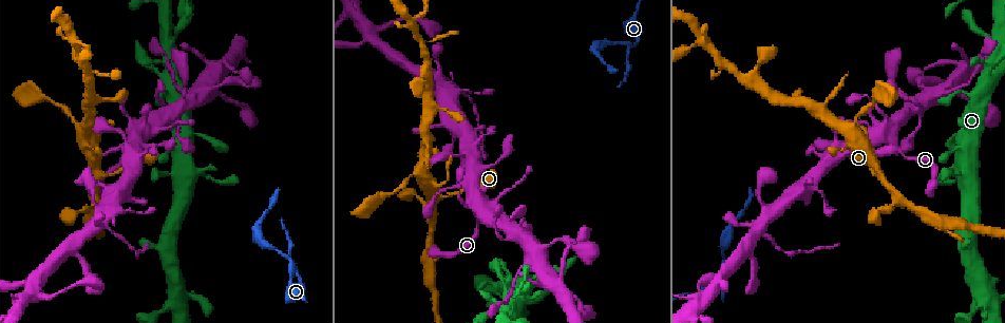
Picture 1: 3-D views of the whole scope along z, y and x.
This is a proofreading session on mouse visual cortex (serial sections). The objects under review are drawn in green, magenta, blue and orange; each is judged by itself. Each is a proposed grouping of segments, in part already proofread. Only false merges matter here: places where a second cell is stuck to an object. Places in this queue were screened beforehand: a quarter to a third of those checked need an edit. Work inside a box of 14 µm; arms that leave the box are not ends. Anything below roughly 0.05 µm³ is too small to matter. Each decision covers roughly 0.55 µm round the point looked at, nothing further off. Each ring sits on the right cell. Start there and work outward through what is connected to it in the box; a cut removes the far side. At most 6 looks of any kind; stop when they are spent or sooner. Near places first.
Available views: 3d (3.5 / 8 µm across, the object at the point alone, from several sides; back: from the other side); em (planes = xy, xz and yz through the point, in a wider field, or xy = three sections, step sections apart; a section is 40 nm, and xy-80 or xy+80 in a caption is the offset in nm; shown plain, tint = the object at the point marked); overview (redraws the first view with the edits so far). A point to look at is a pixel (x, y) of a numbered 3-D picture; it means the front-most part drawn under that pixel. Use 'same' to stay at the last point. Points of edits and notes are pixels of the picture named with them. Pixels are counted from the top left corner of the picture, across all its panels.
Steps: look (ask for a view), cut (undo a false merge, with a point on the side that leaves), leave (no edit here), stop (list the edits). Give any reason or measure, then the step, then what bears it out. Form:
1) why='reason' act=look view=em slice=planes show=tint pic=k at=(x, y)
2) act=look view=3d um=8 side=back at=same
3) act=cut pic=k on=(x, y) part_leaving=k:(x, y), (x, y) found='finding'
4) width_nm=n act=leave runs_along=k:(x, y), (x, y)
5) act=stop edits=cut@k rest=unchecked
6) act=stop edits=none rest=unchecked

why='branch point' act=look view=3d um=3.5 pic=1 at=(289, 264)

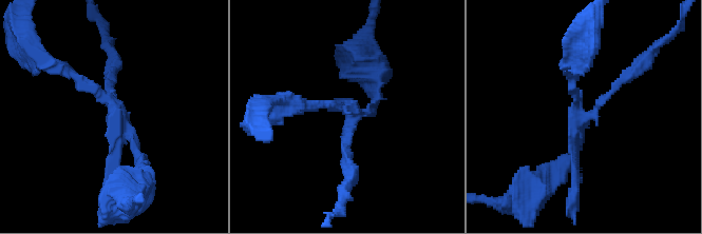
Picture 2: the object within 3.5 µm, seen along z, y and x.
why='shape alone is not enough' act=look view=em slice=xy step=1 show=tint pic=2 at=(577, 116)

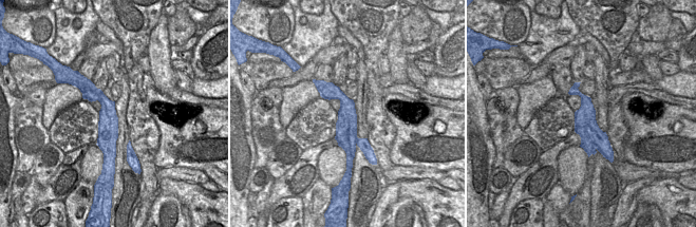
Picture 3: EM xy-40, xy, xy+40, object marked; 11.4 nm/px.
act=cut pic=2 on=(94, 89) part_leaving=2:(126, 132), (113, 105), (51, 63) found='a second cell is stuck on'

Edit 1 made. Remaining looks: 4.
act=look view=overview

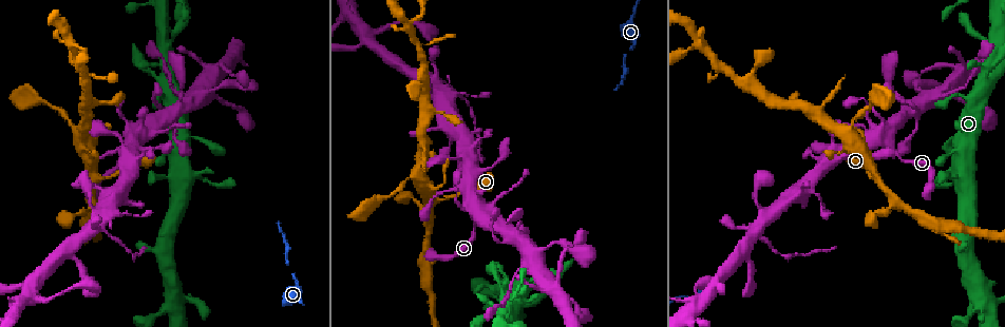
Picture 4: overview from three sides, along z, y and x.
why='a narrow waist' act=look view=3d um=8 pic=4 at=(456, 197)

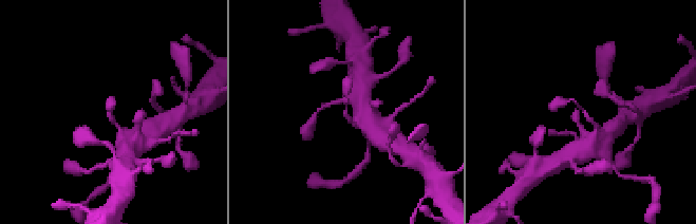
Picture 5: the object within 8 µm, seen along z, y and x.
act=look view=3d um=3.5 side=back pic=5 at=(582, 108)

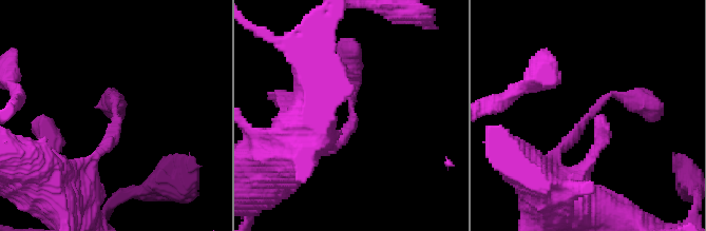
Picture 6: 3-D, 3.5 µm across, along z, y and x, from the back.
arm_widths_nm=150,250 act=look view=em slice=xy step=2 show=tint pic=6 at=(355, 114)

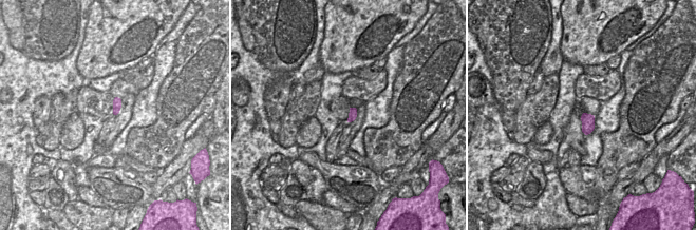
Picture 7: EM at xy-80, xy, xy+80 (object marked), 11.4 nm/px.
act=leave runs_along=6:(556, 165), (605, 97), (648, 107) found='one cell here'

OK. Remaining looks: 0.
act=stop edits=cut@2 rest=unchecked

